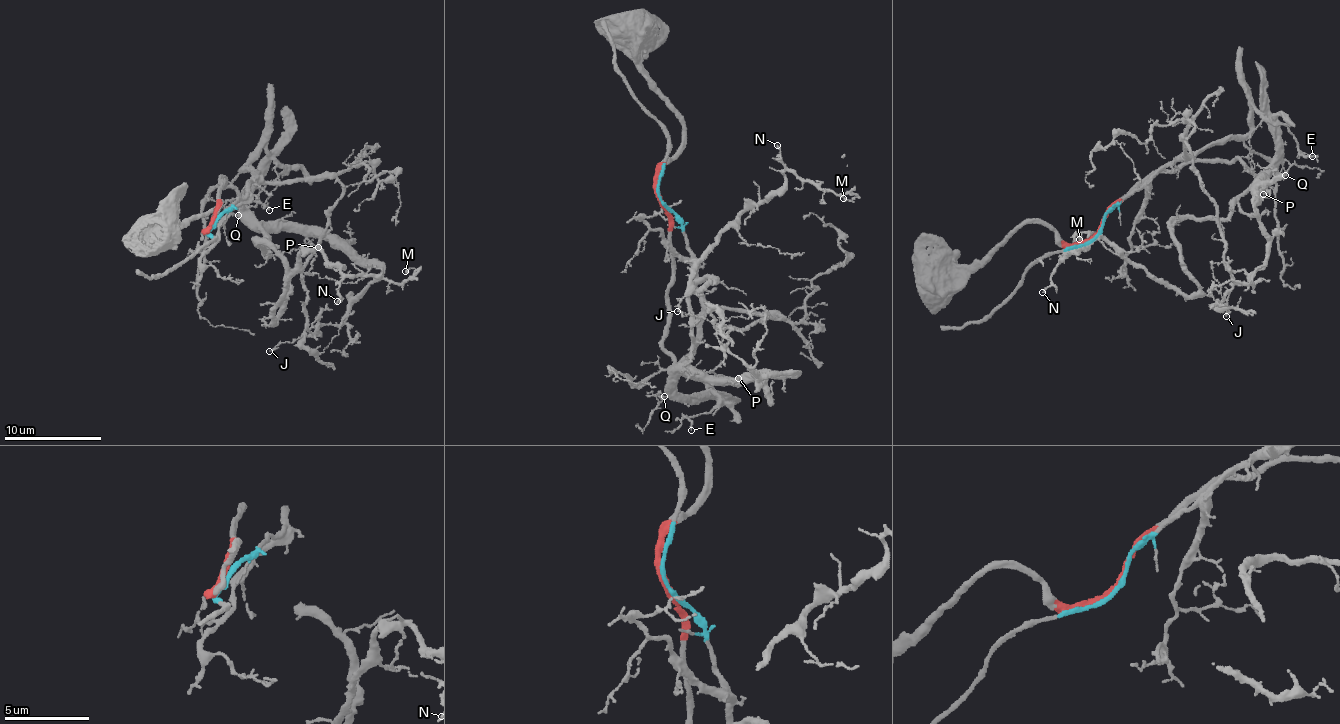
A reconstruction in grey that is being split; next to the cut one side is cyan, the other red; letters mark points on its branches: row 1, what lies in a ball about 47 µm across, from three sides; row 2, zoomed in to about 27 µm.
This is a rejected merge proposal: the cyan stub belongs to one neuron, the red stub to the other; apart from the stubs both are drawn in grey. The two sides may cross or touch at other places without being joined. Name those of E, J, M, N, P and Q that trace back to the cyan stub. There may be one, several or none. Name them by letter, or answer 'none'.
E, J

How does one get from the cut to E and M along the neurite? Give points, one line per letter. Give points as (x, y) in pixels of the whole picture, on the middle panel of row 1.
E: (662, 199), (693, 257), (699, 294), (701, 323), (683, 368), (718, 404), (685, 417), (690, 430)
M: (662, 199), (678, 368), (720, 229), (785, 172), (844, 197)

